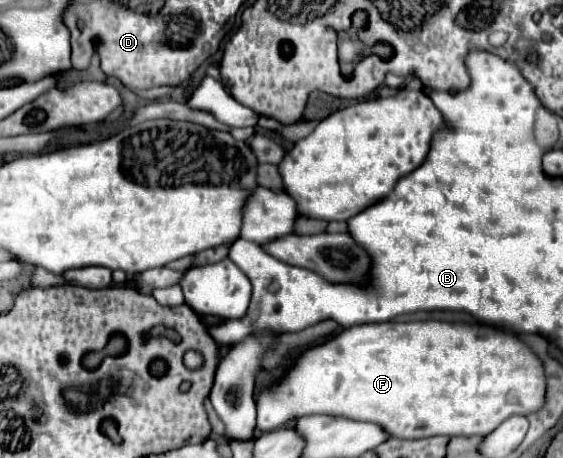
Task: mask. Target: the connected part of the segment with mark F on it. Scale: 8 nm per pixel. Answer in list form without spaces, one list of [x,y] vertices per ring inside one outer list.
[[[435,320],[357,324],[319,346],[307,348],[277,384],[261,388],[257,428],[271,432],[295,418],[327,414],[379,424],[389,436],[403,440],[437,434],[491,434],[509,416],[527,416],[541,408],[543,394],[541,362],[511,332]]]

